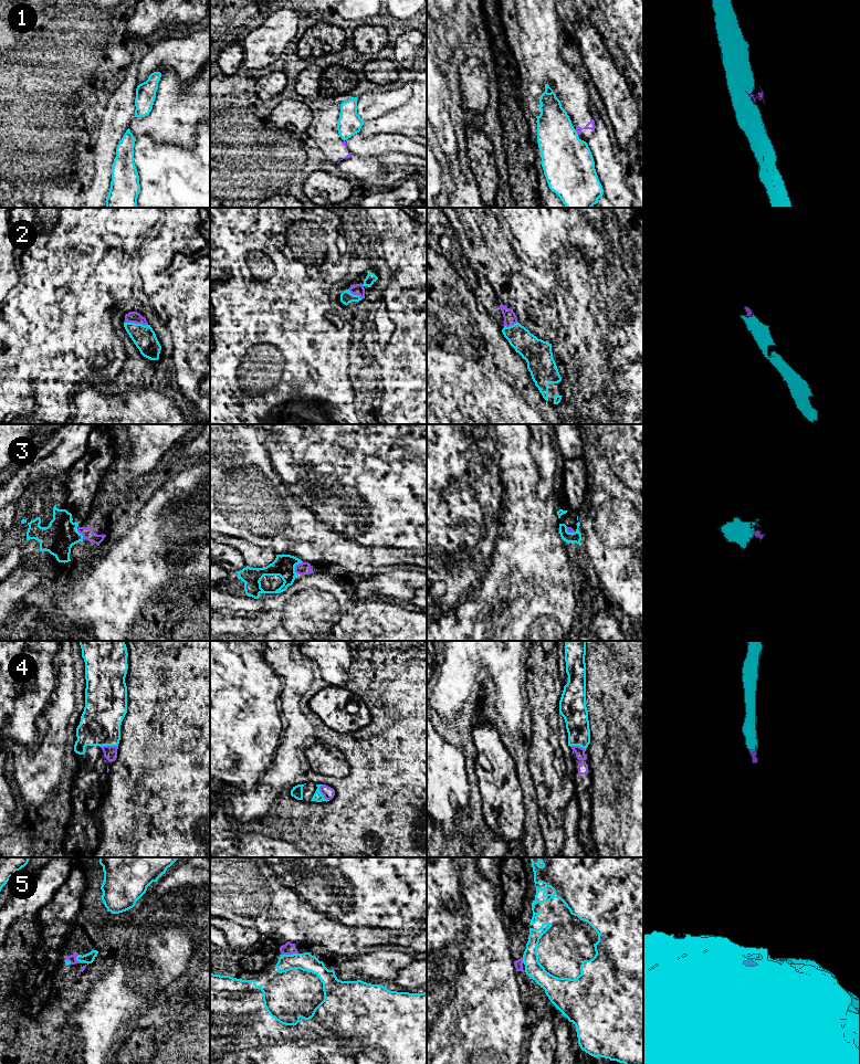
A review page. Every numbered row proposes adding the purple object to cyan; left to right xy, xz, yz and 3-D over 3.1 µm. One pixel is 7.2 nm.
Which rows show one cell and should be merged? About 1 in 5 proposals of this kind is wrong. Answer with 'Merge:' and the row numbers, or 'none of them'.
Merge: 2, 3, 4

